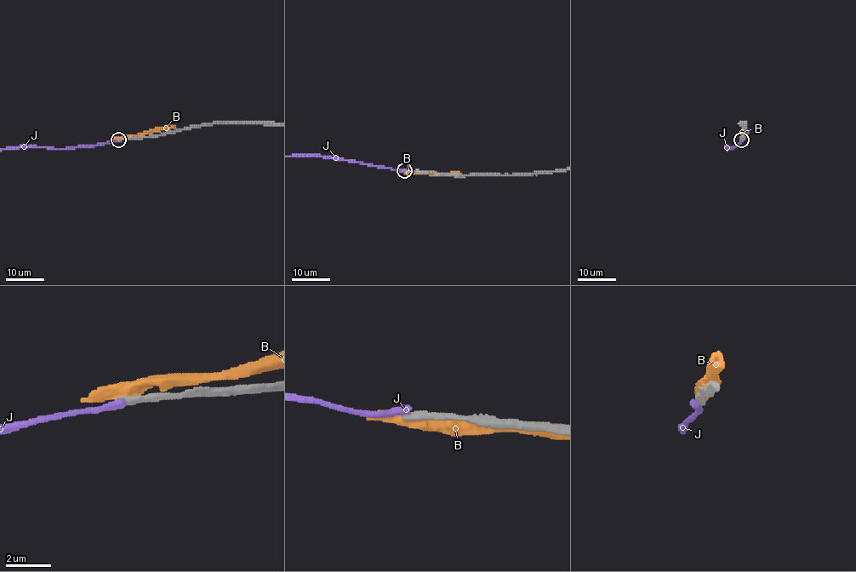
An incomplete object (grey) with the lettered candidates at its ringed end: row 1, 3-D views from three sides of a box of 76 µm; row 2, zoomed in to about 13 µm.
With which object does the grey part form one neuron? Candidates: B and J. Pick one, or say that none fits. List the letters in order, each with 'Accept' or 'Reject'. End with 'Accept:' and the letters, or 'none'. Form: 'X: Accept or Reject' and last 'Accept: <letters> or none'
B: Reject
J: Reject
Accept: none

